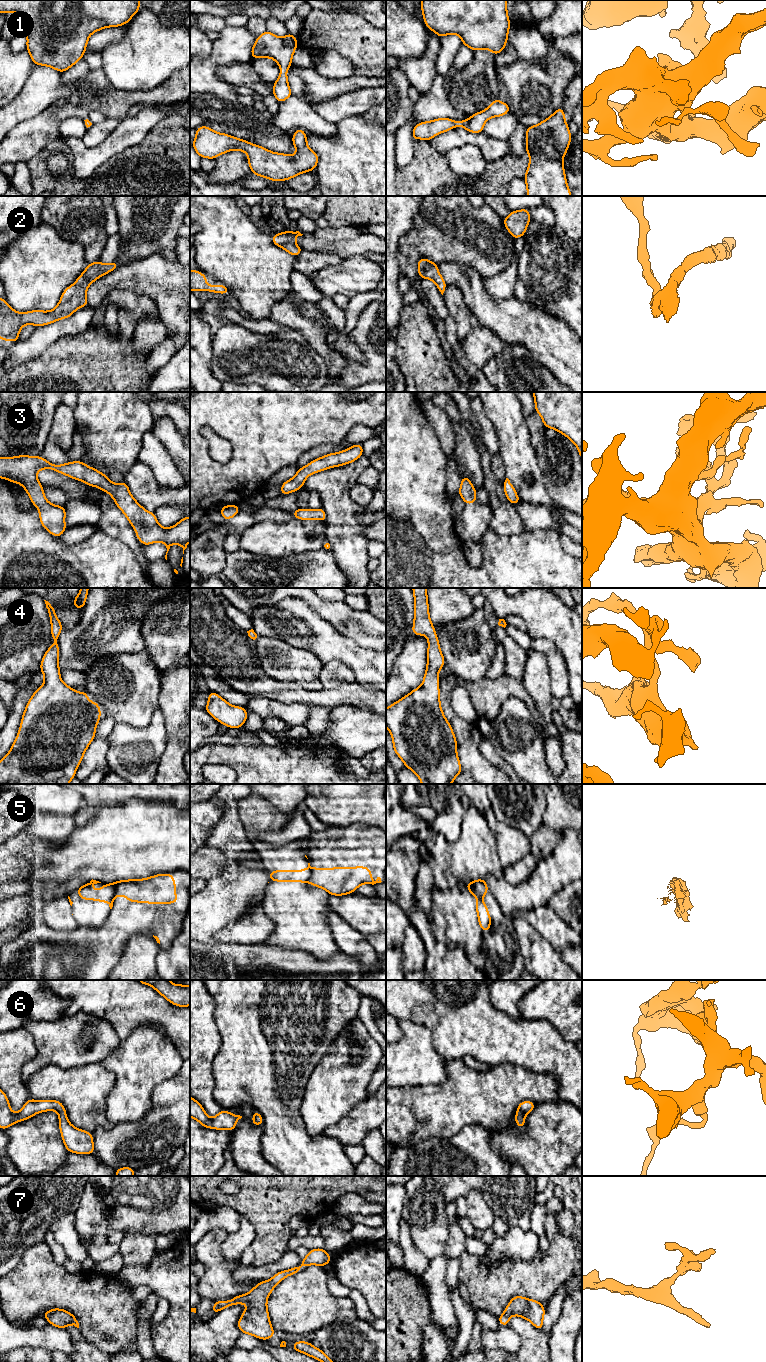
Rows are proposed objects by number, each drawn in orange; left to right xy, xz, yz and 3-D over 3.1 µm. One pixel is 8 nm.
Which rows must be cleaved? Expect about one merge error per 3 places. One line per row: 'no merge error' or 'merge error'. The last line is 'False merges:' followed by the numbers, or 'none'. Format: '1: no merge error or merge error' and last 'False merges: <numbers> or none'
1: no merge error
2: no merge error
3: no merge error
4: no merge error
5: merge error
6: no merge error
7: no merge error
False merges: 5

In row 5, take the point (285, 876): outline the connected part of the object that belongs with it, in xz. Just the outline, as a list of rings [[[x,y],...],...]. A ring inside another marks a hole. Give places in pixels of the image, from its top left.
[[[308,863],[308,867],[305,870],[276,870],[268,872],[270,879],[269,882],[275,880],[277,882],[304,882],[307,883],[311,875],[311,866]],[[268,882],[268,883],[269,883]]]

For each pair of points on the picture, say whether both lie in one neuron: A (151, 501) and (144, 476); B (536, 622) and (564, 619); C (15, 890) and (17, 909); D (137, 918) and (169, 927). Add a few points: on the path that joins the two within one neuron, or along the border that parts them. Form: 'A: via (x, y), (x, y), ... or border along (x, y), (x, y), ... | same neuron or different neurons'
A: via (151, 495), (150, 482) | same neuron
B: via (543, 620), (557, 620) | same neuron
C: border along (26, 893), (10, 898) | different neurons
D: via (145, 918), (161, 919) | same neuron

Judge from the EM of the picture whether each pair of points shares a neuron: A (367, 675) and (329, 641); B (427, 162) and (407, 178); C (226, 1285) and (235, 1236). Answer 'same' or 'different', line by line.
A: same
B: same
C: different

